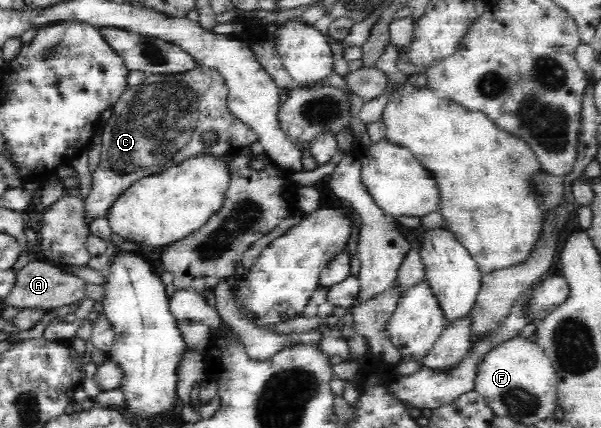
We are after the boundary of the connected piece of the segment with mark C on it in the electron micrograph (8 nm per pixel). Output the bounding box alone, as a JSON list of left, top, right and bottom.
[83,66,258,226]

